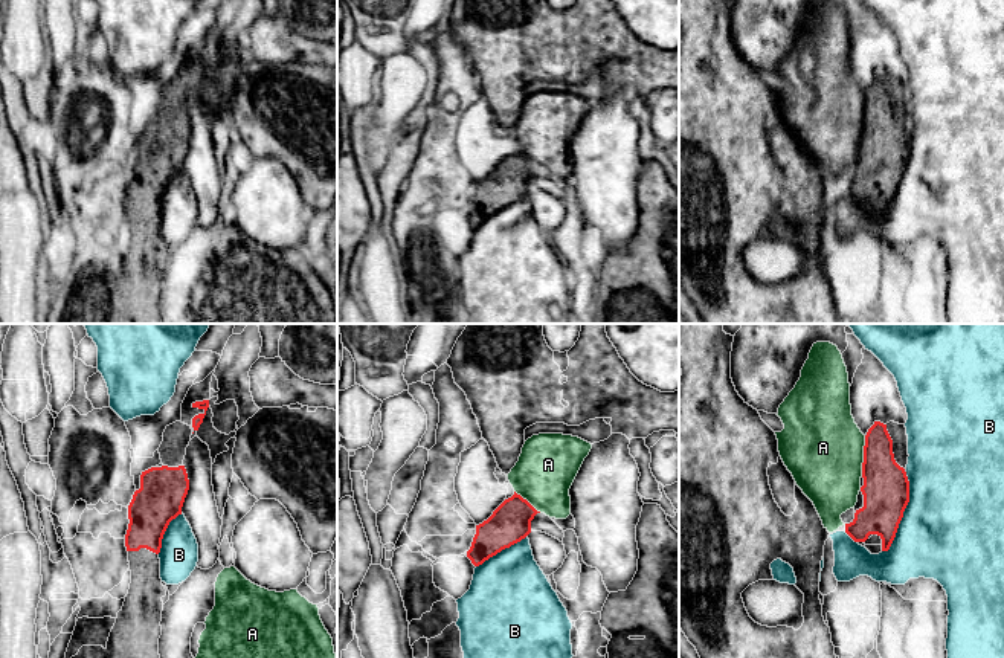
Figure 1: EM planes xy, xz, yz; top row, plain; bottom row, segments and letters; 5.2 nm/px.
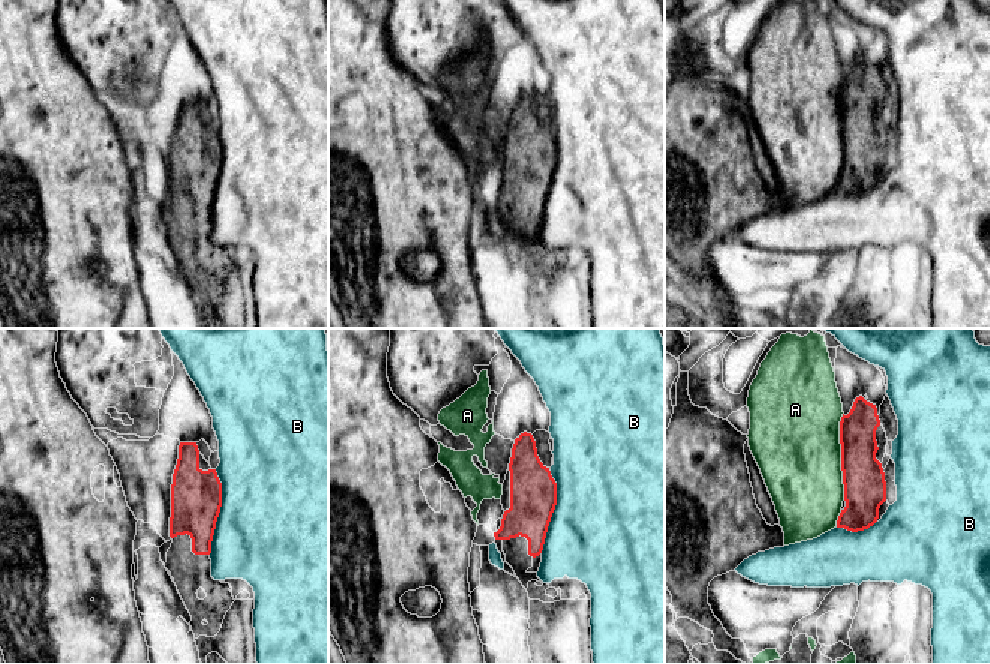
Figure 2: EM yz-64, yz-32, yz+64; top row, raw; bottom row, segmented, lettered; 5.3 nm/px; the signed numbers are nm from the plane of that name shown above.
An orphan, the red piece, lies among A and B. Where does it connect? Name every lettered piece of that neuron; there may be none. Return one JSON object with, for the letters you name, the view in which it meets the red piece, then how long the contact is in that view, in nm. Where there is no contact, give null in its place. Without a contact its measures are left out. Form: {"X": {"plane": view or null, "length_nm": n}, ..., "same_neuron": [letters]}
{"same_neuron": []}

